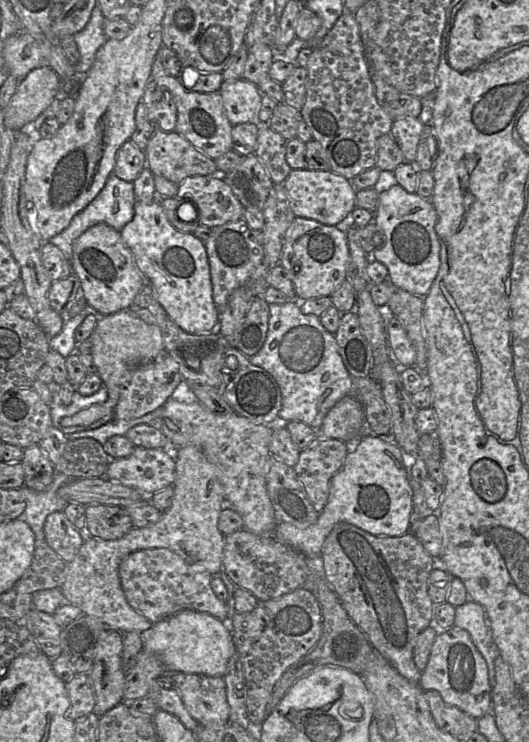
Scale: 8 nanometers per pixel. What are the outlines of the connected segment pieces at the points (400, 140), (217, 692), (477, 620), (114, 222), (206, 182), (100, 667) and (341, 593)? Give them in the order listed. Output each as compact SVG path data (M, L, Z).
M404 116L393 121L389 134L400 147L406 162L415 162L423 128L418 117Z
M175 672L172 680L187 711L200 725L224 726L230 723L224 677Z
M467 600L464 604L455 607L454 627L466 630L487 663L488 680L492 688L495 684L494 661L497 651L492 632L488 623L485 609L473 600Z
M112 173L94 200L72 219L67 228L52 237L49 242L58 247L72 263L73 243L84 231L96 224L104 223L120 233L124 226L134 217L134 203L133 182L124 181Z
M221 174L196 175L185 178L178 184L176 197L186 199L185 203L192 204L198 212L199 224L208 228L243 219L244 207L235 197Z
M104 630L95 648L91 677L96 704L93 713L101 716L124 701L126 673L122 667L124 633Z
M339 522L323 543L322 560L327 583L370 644L400 675L413 683L419 683L421 671L415 665L413 648L418 634L434 624L434 603L428 594L428 578L433 569L434 557L427 553L412 531L400 536L377 536L353 524Z

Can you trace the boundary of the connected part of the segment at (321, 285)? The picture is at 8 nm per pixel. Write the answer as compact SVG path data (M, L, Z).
M295 217L287 230L279 264L289 272L297 300L331 296L347 278L349 247L346 232L335 225Z

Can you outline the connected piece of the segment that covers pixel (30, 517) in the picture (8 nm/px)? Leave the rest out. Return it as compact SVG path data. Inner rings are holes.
M55 472L51 485L44 491L36 491L25 485L19 488L26 502L22 518L32 529L36 542L46 541L44 524L47 516L56 511L63 511L69 504L58 496L57 490L71 480L66 474Z

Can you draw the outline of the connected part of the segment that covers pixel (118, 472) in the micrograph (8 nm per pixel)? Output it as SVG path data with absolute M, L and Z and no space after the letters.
M135 446L129 456L111 459L105 477L152 496L175 481L176 462L172 452L171 446L168 449Z

